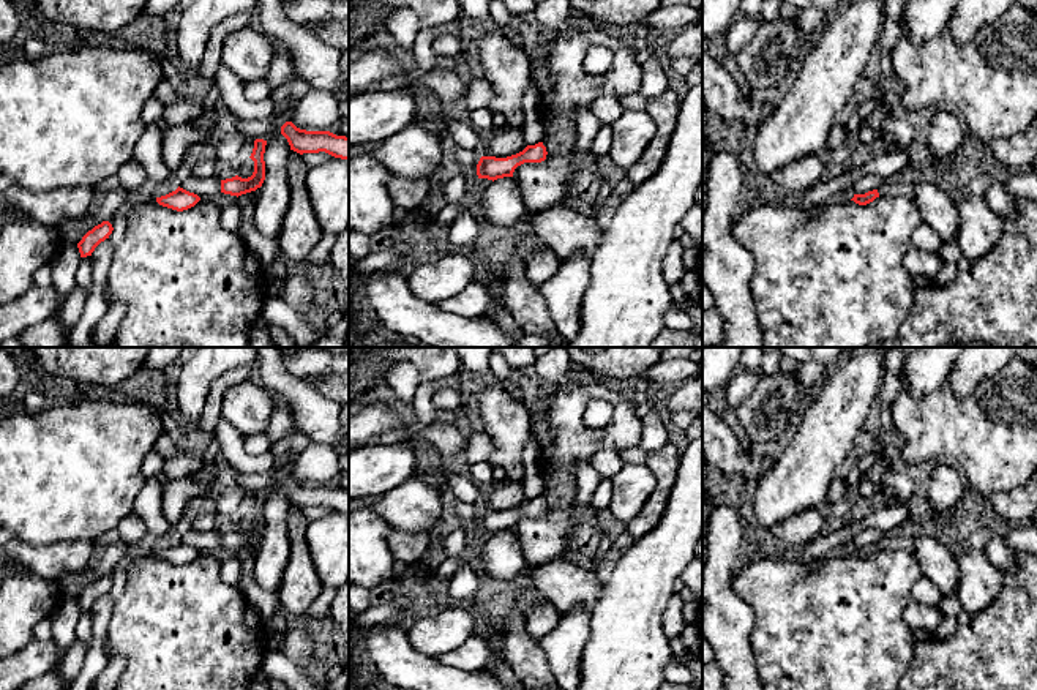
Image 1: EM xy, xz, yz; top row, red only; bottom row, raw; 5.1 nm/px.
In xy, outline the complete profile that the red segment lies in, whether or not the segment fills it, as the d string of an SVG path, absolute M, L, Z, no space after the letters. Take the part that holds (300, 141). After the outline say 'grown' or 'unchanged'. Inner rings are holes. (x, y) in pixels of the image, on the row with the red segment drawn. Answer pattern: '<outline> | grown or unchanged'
M292 122L281 126L281 134L287 139L290 150L300 155L325 152L349 161L349 137L346 136L336 136L330 131L300 129Z | unchanged

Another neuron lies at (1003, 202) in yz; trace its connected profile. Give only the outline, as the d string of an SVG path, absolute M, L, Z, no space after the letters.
M1001 175L996 180L990 180L983 194L988 207L998 218L1007 218L1010 215L1020 213L1020 196L1009 191L1005 175Z

